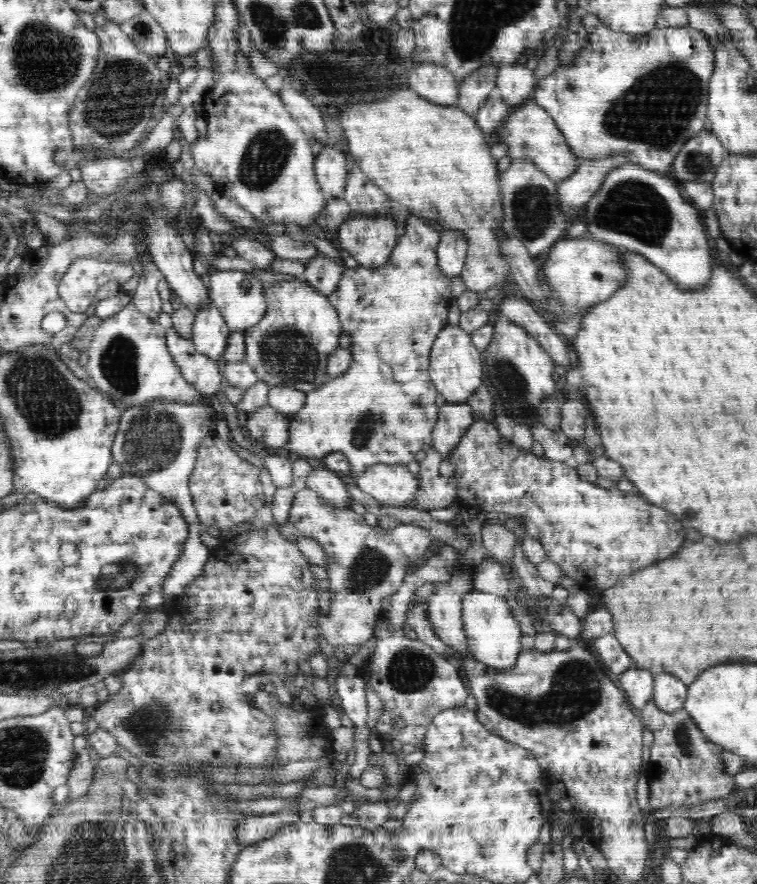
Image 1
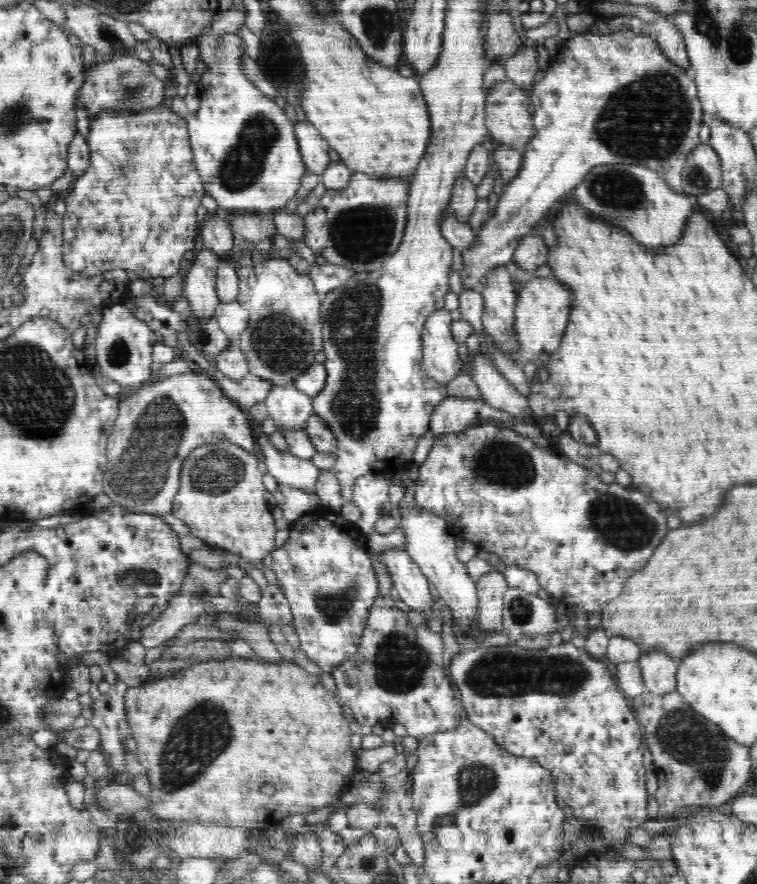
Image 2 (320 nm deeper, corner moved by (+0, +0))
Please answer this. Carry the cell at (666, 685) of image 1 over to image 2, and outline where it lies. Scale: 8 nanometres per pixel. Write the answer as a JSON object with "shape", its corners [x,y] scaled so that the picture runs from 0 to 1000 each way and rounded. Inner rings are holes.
{"shape":[[[855,735],[841,749],[856,783],[876,786],[892,781],[897,748],[872,735]]]}

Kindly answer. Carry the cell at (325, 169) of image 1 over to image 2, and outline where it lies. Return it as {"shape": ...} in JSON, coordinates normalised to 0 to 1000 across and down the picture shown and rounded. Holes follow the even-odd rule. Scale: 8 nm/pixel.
{"shape":[[[406,137],[390,139],[390,155],[406,193],[424,200],[439,184],[433,178],[437,167],[432,158]]]}

